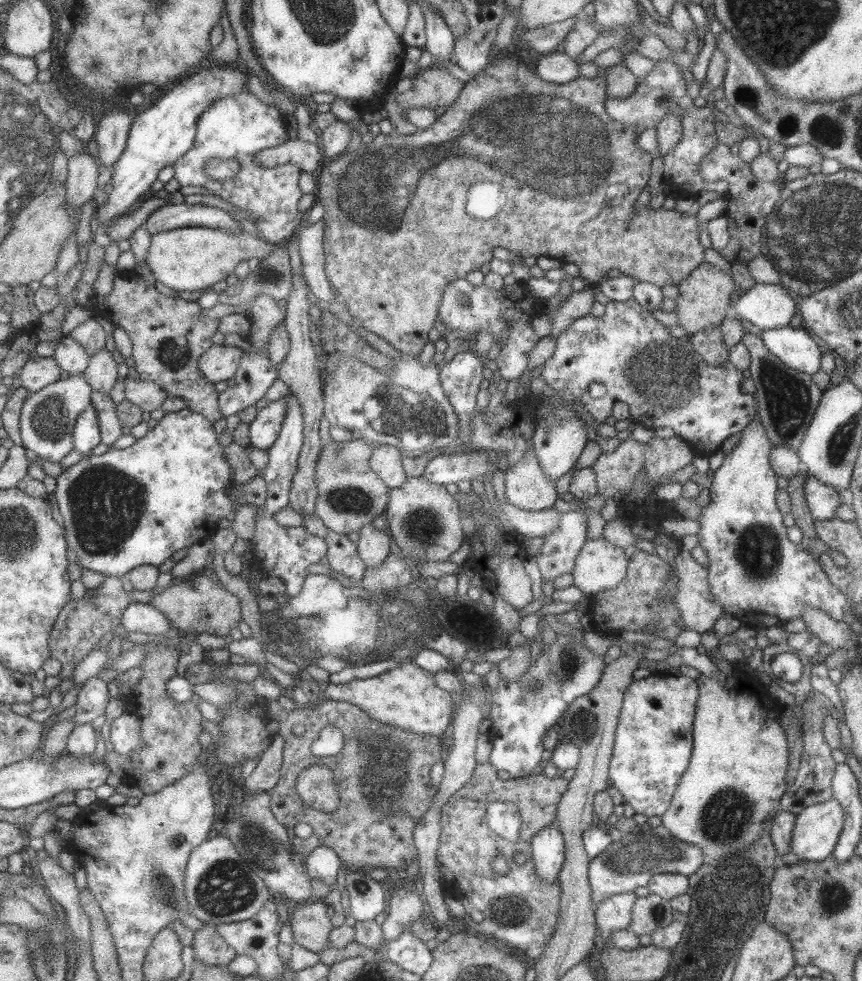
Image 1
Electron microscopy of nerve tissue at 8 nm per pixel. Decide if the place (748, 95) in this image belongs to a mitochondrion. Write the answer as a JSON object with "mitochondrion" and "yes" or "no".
{"mitochondrion":"yes"}

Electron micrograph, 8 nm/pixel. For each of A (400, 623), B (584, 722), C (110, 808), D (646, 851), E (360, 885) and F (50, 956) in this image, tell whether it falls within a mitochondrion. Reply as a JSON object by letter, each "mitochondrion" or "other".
{"A":"mitochondrion","B":"mitochondrion","C":"other","D":"mitochondrion","E":"other","F":"mitochondrion"}

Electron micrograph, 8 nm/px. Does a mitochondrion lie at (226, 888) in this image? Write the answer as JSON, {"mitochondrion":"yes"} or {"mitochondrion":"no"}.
{"mitochondrion":"yes"}

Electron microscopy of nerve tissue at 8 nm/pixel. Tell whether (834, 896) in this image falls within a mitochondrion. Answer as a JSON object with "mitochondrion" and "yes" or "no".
{"mitochondrion":"yes"}

